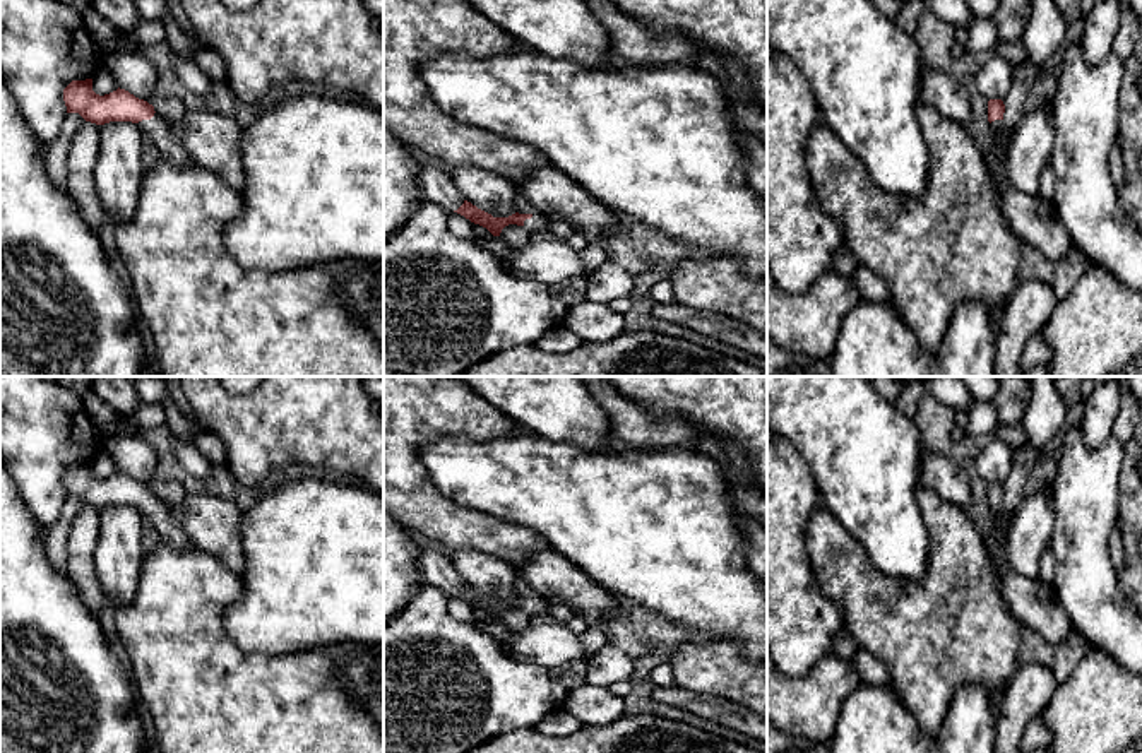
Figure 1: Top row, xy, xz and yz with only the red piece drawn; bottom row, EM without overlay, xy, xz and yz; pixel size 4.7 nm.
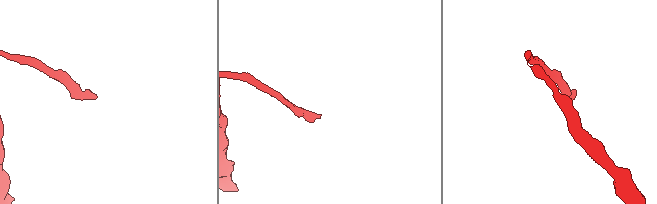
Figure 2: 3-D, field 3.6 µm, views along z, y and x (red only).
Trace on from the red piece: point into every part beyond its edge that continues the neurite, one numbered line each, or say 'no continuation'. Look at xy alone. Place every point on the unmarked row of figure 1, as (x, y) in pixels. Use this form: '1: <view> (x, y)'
1: xy (168, 527)

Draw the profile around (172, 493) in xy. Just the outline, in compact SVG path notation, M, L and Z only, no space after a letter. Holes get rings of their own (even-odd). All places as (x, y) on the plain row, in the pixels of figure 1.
M161 479L152 489L154 495L170 508L178 507L187 498L187 491L178 481Z

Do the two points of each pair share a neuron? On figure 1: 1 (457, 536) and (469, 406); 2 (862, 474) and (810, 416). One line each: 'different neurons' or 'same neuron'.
1: same neuron
2: same neuron

